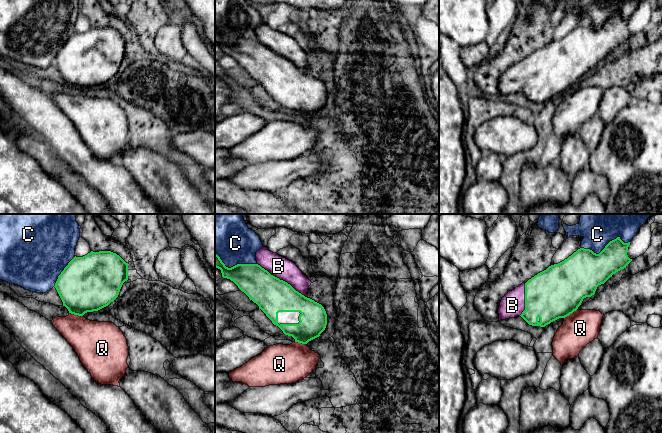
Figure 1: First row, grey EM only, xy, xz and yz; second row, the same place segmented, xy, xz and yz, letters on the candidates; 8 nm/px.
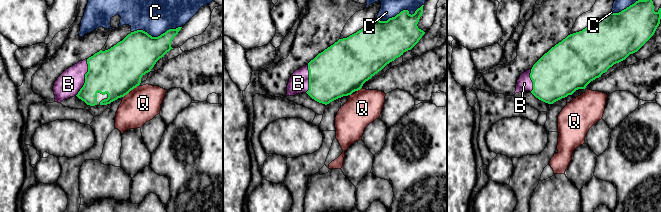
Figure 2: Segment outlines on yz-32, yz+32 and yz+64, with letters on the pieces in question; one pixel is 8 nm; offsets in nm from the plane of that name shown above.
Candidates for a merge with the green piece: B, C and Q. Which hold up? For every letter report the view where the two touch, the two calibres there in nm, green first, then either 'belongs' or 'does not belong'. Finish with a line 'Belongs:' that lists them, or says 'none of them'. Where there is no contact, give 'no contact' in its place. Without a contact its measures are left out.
B: meets green in xz; 280 nm thick on the green side, 170 nm on the other; belongs
C: meets green in yz; 320 nm thick on the green side, 400 nm on the other; does not belong
Q: meets green in xy; 440 nm thick on the green side, 320 nm on the other; does not belong
Belongs: B

